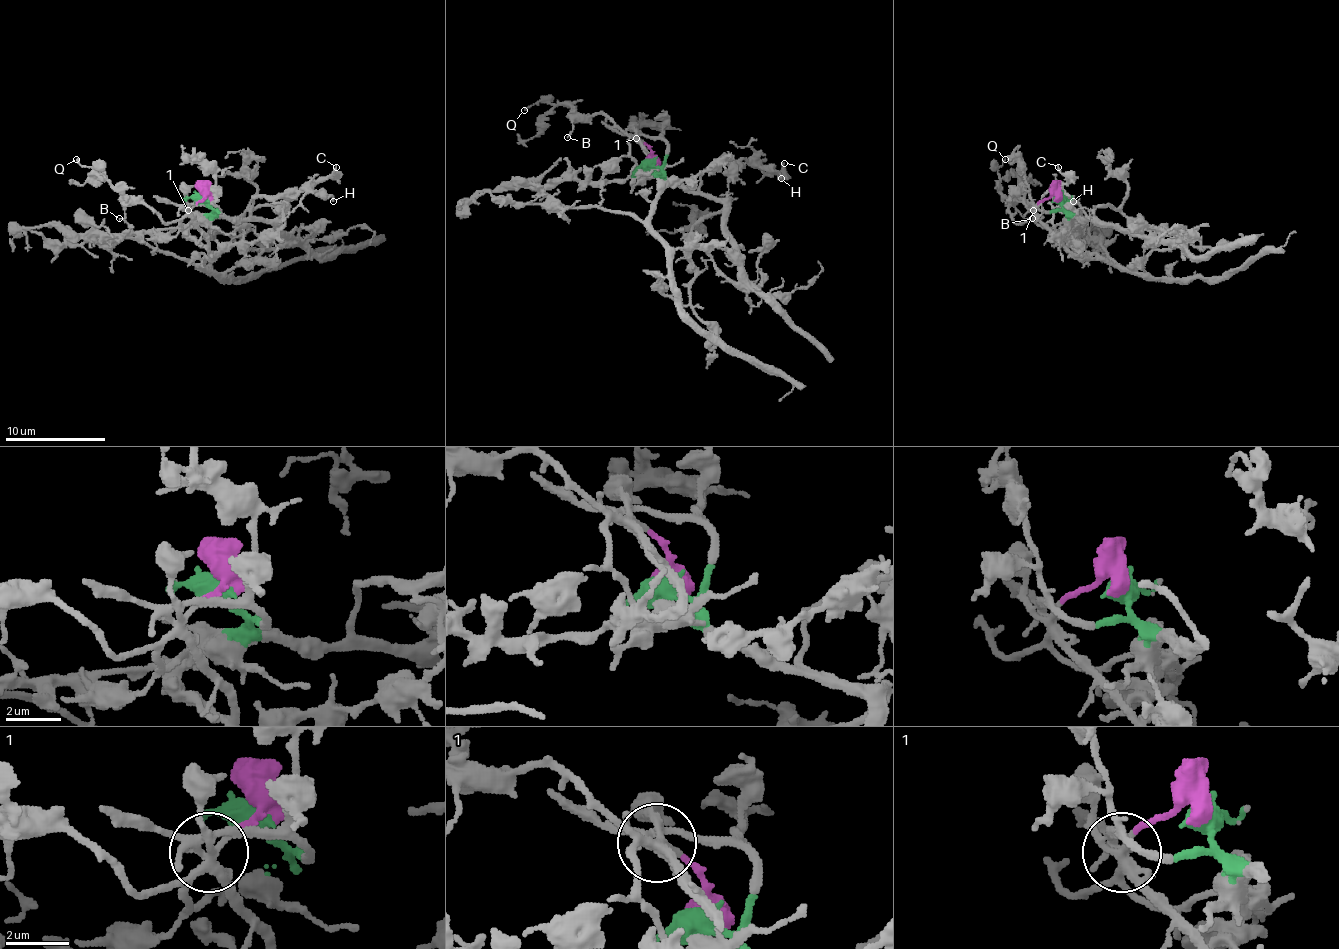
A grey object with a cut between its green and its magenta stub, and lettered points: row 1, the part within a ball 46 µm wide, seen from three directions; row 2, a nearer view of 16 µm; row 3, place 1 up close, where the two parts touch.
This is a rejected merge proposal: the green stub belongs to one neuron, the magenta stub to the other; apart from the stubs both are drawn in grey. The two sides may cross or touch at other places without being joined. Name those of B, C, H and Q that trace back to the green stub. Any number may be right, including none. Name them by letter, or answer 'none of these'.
C, H

